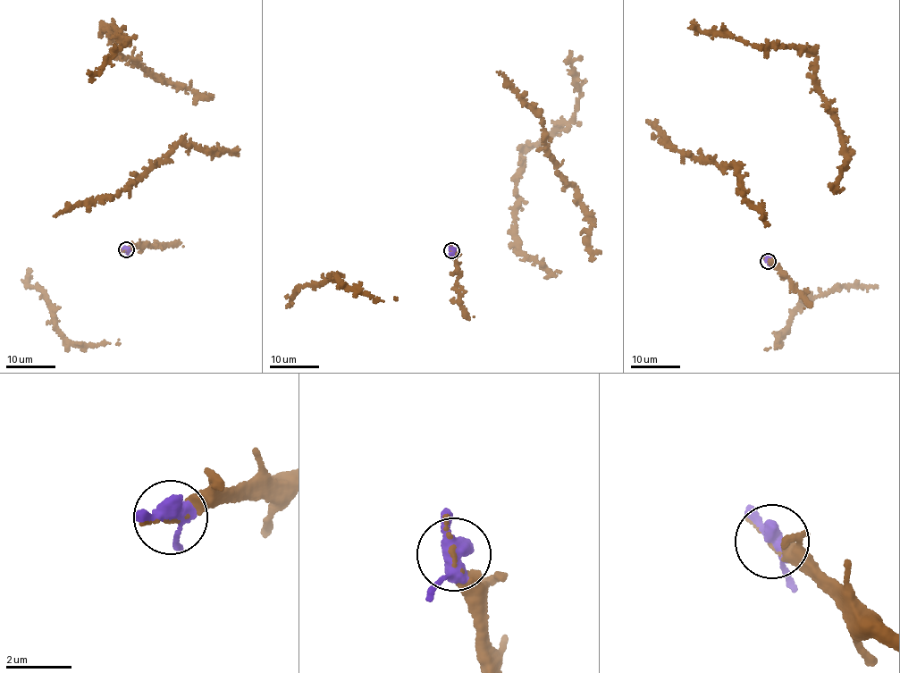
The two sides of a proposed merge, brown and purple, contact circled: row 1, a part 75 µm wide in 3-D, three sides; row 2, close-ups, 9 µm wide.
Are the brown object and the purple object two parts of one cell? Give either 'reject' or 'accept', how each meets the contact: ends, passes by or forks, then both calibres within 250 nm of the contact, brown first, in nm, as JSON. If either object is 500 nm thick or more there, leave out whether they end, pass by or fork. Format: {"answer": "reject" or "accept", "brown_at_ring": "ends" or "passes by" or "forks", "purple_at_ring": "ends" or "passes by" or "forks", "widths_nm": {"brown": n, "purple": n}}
{"answer": "accept", "brown_at_ring": "passes by", "purple_at_ring": "passes by", "widths_nm": {"brown": 60, "purple": 460}}

